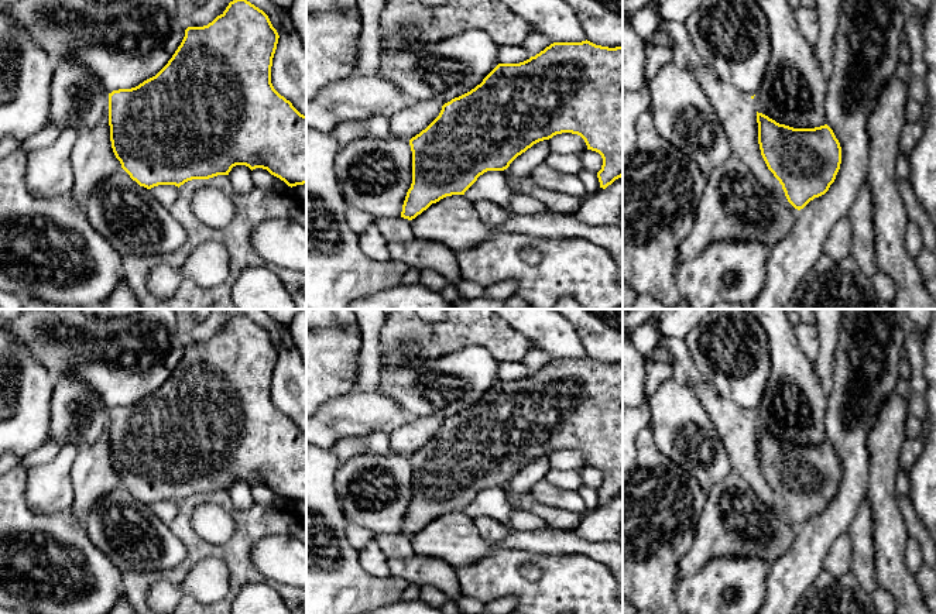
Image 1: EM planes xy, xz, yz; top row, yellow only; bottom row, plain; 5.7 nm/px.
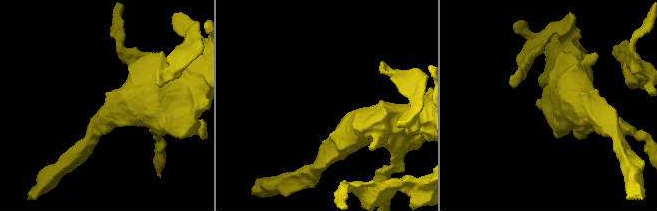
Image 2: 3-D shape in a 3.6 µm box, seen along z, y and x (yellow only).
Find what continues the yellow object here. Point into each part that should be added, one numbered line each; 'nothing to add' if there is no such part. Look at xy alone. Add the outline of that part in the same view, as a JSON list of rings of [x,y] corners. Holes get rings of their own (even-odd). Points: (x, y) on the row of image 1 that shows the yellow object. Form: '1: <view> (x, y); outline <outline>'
nothing to add

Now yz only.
nothing to add

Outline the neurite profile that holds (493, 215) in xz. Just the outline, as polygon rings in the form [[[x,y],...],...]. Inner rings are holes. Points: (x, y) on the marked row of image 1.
[[[477,200],[473,202],[473,206],[479,215],[479,217],[491,227],[501,226],[505,219],[508,217],[508,213],[504,210],[503,206],[490,202],[490,200]]]

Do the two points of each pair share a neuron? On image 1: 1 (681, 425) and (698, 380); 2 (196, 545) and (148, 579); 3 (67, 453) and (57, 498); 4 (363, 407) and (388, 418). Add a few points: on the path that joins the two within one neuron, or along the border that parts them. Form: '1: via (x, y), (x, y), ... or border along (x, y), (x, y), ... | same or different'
1: border along (679, 377), (684, 383) | different
2: via (191, 559), (175, 575), (163, 575) | same
3: via (60, 465), (57, 487) | same
4: via (369, 411), (383, 412) | same

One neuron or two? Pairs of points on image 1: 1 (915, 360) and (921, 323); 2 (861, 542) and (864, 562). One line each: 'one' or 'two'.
1: two
2: one

